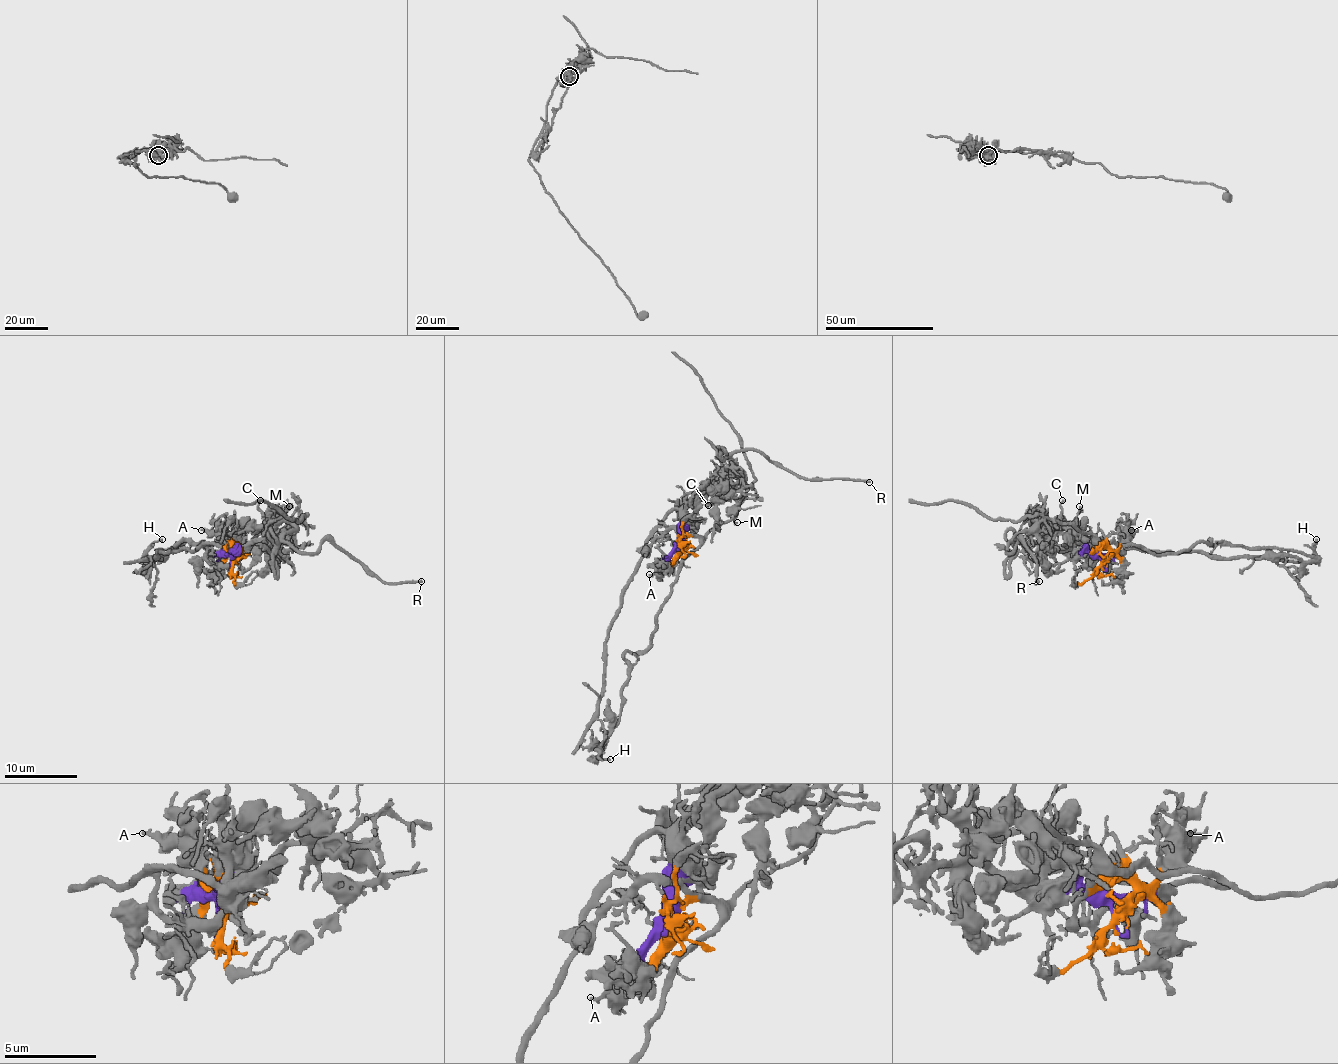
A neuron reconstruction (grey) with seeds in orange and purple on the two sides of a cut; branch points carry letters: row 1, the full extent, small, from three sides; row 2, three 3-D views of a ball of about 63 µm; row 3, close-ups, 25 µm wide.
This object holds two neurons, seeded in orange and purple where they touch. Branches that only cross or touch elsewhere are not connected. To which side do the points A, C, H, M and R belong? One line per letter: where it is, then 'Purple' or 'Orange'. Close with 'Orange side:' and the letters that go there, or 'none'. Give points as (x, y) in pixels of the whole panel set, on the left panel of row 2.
A: Place: (201, 530). Orange
C: Place: (260, 500). Purple
H: Place: (162, 539). Orange
M: Place: (289, 506). Orange
R: Place: (421, 581). Purple
Orange side: A, H, M

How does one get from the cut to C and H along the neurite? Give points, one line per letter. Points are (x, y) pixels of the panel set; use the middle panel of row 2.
C: (679, 546), (685, 509), (708, 487), (714, 487), (719, 495), (706, 504), (708, 506)
H: (679, 544), (672, 567), (676, 582), (650, 644), (623, 687), (619, 722), (596, 756), (610, 760)

